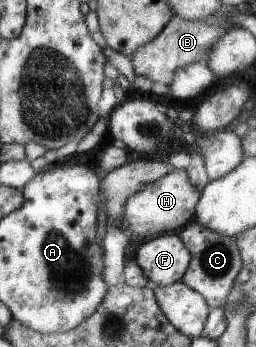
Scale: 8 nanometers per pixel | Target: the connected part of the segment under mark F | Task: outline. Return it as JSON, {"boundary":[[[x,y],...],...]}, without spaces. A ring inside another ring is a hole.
{"boundary":[[[179,232],[165,233],[144,243],[135,261],[159,286],[183,281],[193,260]]]}

